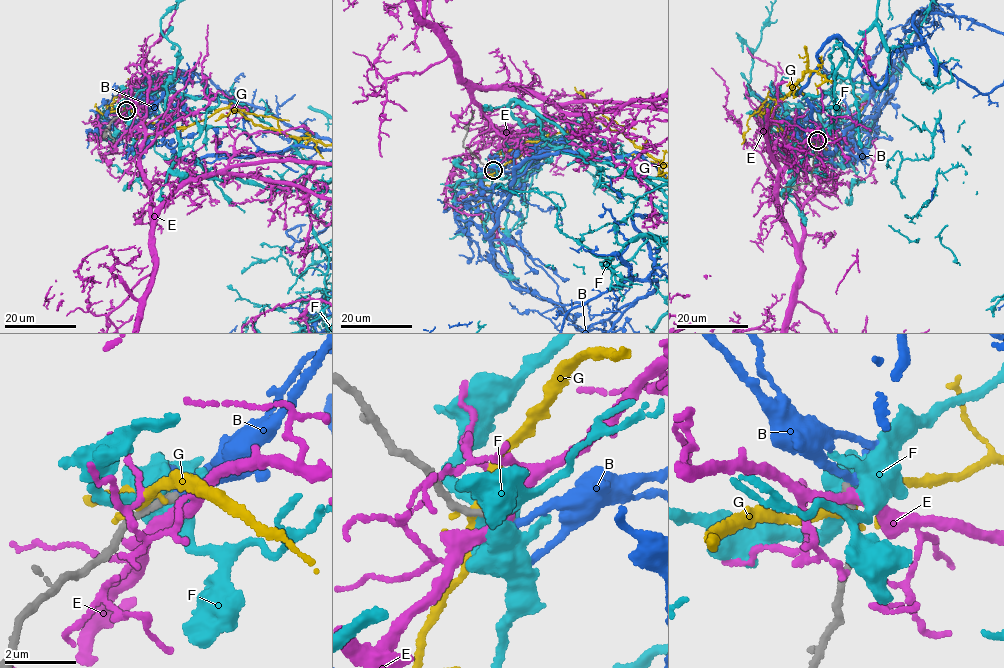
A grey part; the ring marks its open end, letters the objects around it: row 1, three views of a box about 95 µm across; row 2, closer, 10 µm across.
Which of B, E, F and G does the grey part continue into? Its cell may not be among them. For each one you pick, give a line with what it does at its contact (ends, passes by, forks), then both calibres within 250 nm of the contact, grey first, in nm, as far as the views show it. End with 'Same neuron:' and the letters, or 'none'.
Same neuron: none

